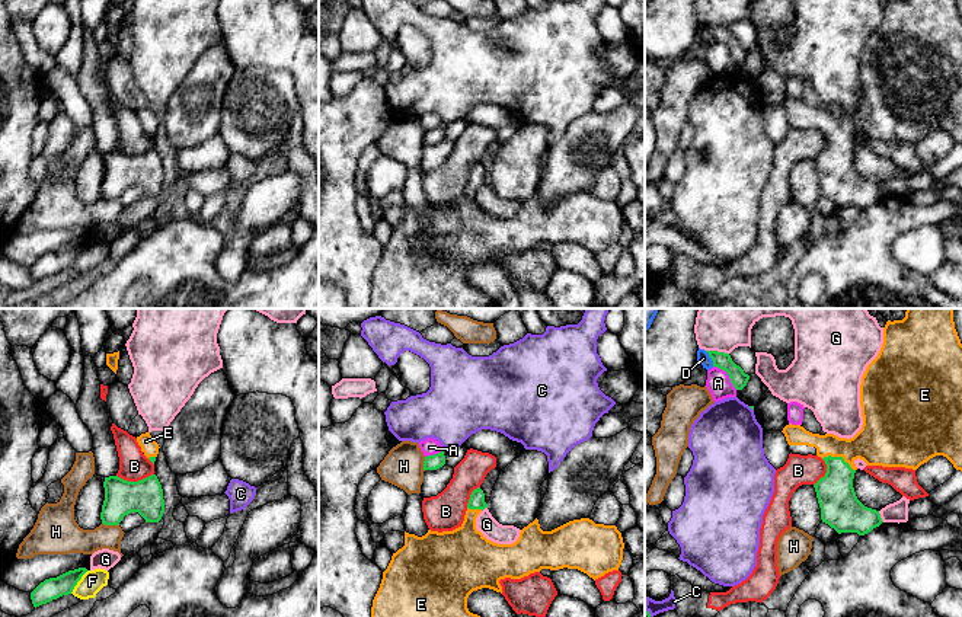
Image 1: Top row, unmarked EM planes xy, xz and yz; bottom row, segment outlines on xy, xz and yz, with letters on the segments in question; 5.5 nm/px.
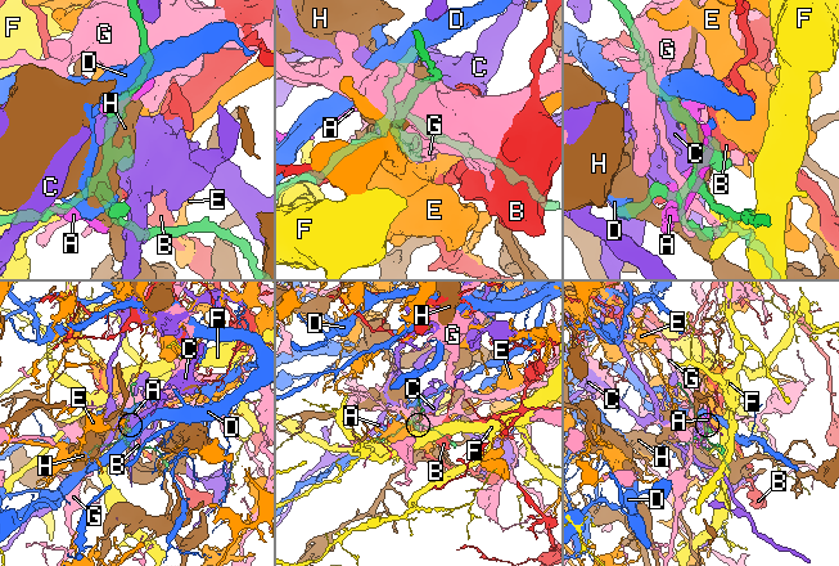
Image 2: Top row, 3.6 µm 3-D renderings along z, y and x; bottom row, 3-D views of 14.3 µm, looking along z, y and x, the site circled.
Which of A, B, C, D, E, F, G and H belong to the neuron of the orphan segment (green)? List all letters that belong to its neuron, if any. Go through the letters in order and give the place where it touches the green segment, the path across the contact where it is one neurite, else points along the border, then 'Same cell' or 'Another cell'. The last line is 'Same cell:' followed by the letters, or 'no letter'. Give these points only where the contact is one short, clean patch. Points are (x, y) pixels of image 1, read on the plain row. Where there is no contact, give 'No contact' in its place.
A: Touches green at yz (728, 48). Another cell
B: Touches green at xy (134, 156). Boundary: xy (153, 147), (137, 154), (124, 154), (117, 150). Another cell
C: Touches green at yz (648, 287). Another cell
D: Touches green at yz (710, 31). Boundary: yz (705, 25), (713, 40). Another cell
E: Touches green at yz (839, 131). Path across: yz (837, 173), (839, 131), (847, 124), (881, 115). Same cell
F: Touches green at xy (77, 255). Another cell
G: Touches green at yz (718, 26). Another cell
H: Touches green at xy (111, 198). Another cell
Same cell: E

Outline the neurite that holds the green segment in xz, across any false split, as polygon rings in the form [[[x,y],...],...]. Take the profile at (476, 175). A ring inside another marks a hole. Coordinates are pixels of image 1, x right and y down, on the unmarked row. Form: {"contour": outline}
{"contour": [[[477,162],[458,202],[428,204],[422,211],[405,205],[405,220],[393,227],[373,274],[368,308],[498,308],[489,295],[469,285],[467,272],[473,265],[489,262],[502,268],[501,253],[521,253],[541,243],[578,243],[595,255],[621,239],[624,217],[616,199],[581,192],[543,205],[536,192],[515,217],[498,218],[476,202],[476,192],[485,182],[485,167]]]}

